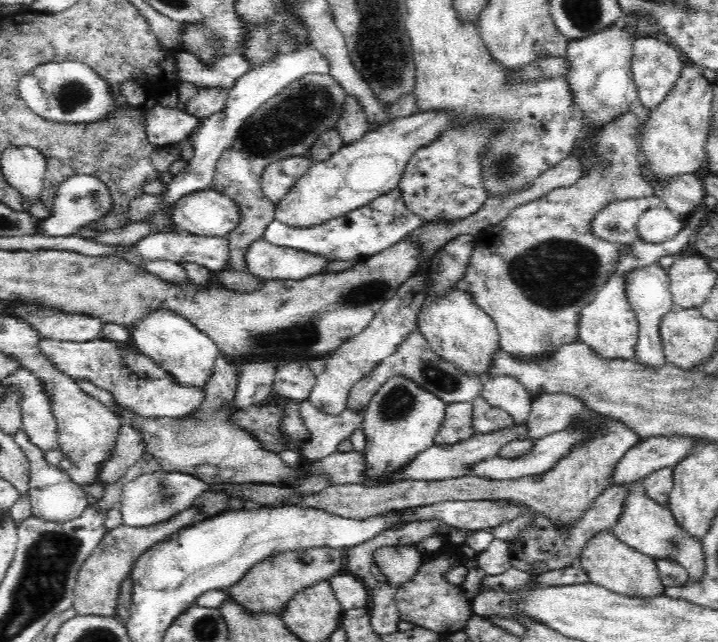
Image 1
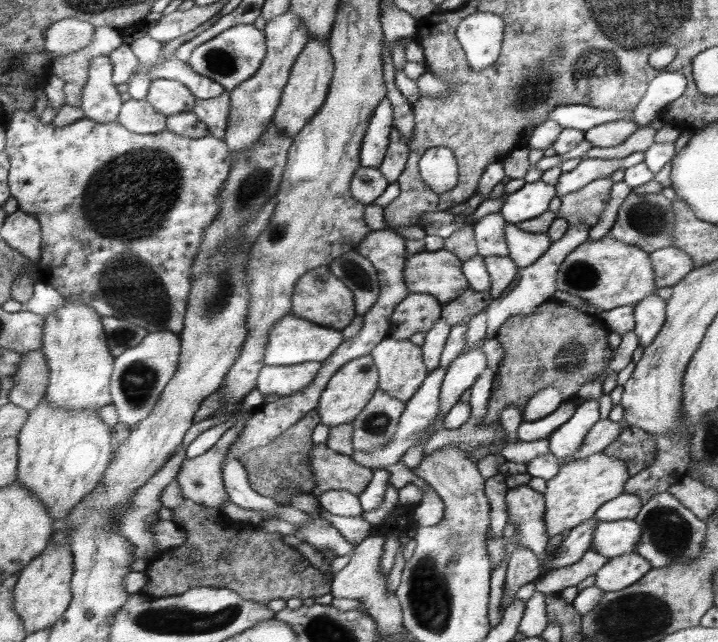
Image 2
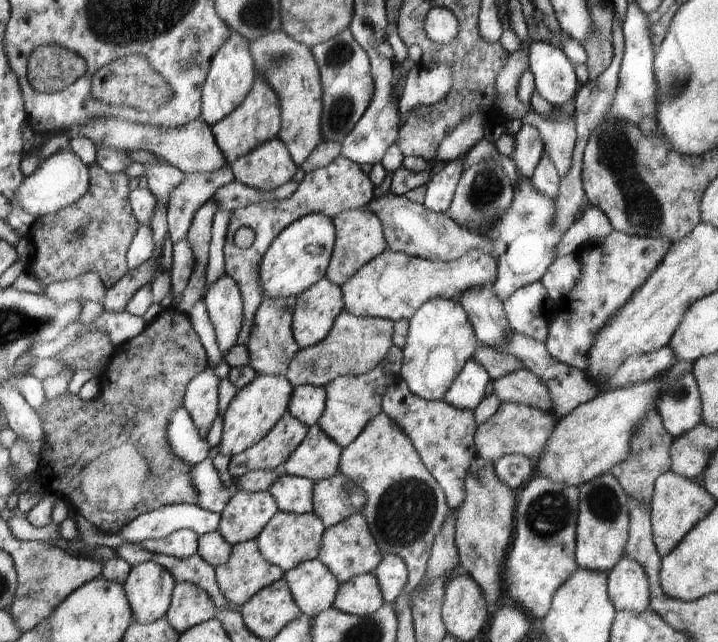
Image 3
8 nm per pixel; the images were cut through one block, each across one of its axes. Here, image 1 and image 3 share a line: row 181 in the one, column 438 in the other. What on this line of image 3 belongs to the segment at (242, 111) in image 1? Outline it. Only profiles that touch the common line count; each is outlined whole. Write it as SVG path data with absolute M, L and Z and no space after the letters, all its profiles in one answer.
M467 154L461 156L457 162L449 160L440 165L426 184L424 205L433 212L449 213L455 192L464 172L463 163Z

